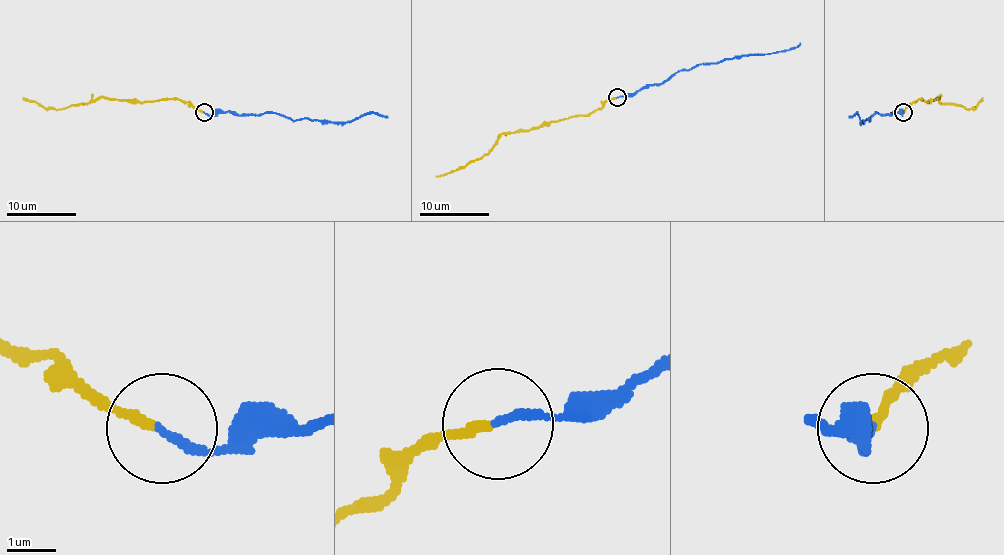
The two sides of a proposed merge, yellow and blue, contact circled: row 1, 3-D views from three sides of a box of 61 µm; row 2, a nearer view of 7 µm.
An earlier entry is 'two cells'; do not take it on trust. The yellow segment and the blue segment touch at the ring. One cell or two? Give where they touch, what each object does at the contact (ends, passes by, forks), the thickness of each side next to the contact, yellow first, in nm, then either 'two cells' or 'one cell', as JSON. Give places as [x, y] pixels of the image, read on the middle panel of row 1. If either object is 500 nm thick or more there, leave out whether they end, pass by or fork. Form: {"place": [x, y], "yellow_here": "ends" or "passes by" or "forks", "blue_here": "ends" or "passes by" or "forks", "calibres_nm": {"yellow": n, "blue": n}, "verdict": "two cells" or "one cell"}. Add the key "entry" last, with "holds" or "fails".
{"place": [617, 97], "yellow_here": "ends", "blue_here": "ends", "calibres_nm": {"yellow": 180, "blue": 170}, "verdict": "two cells", "entry": "holds"}

